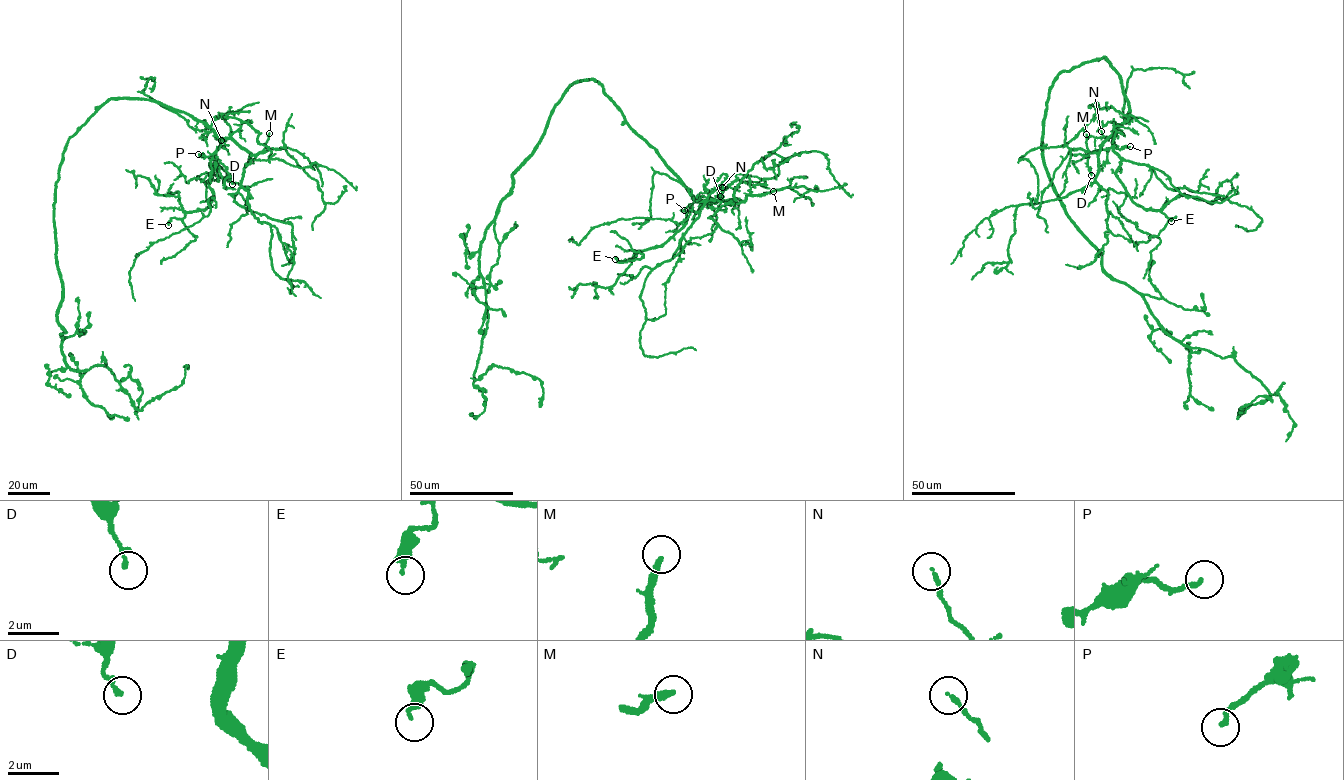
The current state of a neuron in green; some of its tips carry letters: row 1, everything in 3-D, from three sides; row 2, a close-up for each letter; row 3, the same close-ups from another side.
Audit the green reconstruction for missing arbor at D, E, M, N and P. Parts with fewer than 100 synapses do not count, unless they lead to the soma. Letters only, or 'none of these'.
none of these

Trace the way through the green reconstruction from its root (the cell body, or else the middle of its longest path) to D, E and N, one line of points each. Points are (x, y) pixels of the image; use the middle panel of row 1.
D: (579, 81), (597, 81), (630, 128), (654, 147), (693, 196), (712, 200), (706, 198), (720, 185), (720, 196)
E: (579, 81), (597, 81), (693, 196), (714, 199), (689, 210), (663, 243), (626, 262), (615, 259)
N: (579, 81), (597, 81), (630, 128), (654, 147), (693, 196), (706, 201), (717, 195), (722, 198), (722, 187)

